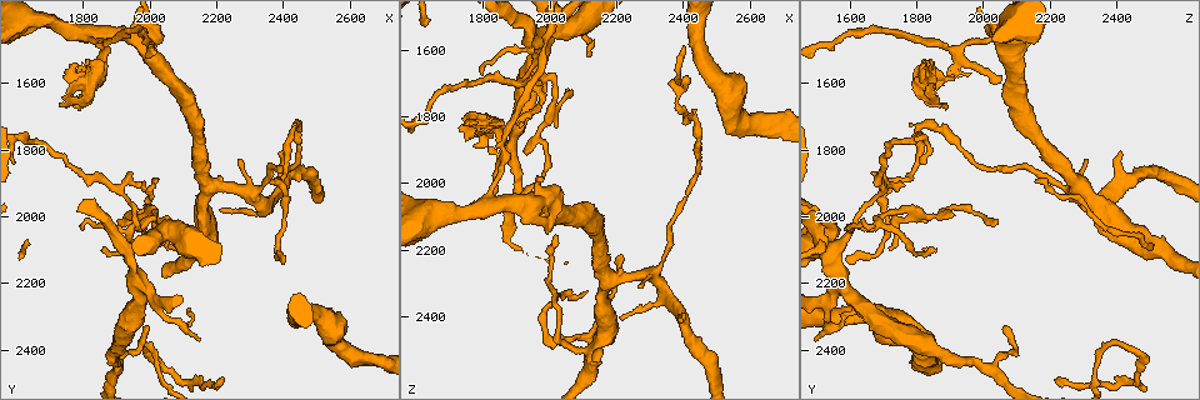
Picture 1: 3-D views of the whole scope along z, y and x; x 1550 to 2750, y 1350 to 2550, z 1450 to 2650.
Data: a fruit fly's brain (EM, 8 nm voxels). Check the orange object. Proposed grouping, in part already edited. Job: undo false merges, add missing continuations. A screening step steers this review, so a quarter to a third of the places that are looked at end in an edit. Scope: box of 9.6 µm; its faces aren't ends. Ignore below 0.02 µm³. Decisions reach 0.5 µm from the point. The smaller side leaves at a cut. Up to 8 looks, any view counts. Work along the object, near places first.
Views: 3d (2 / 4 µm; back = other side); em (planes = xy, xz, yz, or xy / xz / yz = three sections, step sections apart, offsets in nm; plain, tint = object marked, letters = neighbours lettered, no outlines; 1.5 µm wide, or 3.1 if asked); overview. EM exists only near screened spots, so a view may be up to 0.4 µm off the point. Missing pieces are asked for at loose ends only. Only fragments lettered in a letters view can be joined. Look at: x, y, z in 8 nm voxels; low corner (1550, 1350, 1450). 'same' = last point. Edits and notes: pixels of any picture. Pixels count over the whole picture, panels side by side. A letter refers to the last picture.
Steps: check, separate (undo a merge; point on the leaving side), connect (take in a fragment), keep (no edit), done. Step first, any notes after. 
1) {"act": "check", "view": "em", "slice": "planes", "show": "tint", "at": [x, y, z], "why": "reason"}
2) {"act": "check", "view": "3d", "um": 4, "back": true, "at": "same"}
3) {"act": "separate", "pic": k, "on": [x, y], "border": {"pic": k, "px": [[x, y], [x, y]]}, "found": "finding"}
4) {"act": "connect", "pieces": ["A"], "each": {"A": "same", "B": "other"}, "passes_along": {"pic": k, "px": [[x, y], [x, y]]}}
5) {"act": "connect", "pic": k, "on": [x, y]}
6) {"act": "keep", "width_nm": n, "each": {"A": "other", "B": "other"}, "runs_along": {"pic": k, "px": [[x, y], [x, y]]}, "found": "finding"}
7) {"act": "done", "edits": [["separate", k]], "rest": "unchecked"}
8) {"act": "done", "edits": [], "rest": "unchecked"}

{"act": "check", "view": "3d", "um": 2, "at": [2440, 1730, 1800], "why": "sharp bend"}

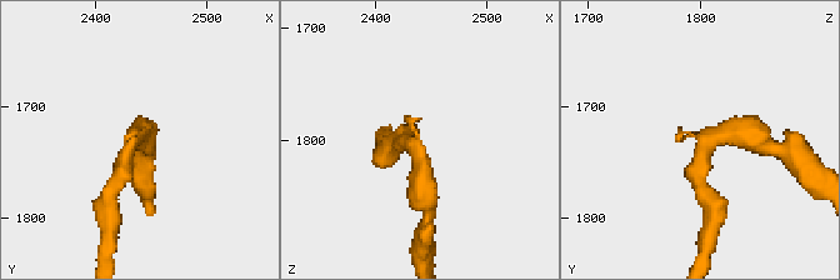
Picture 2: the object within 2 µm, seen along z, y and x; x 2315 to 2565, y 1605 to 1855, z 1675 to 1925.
{"act": "check", "view": "em", "slice": "xy", "step": 8, "show": "letters", "at": [2434, 1732, 1808]}

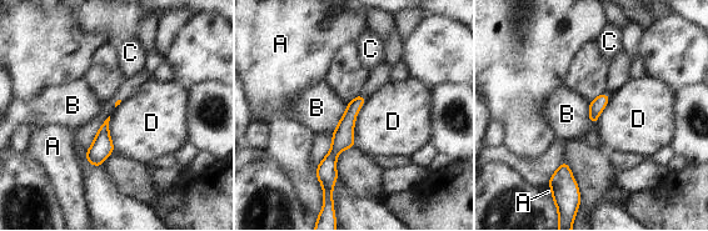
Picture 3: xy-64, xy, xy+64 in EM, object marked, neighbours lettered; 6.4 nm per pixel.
{"act": "check", "view": "em", "slice": "planes", "show": "letters", "at": "same", "why": "another direction"}

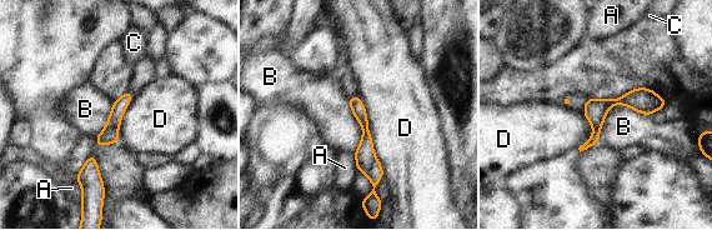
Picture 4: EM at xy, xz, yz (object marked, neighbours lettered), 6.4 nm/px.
{"act": "keep", "each": {"A": "other", "B": "other", "C": "other", "D": "other"}, "runs_along": {"pic": 4, "px": [[661, 101], [611, 101], [587, 144]]}, "found": "continuous, no second neuron"}

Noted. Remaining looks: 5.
{"act": "check", "view": "3d", "um": 4, "back": true, "at": [1980, 1920, 1770], "why": "thin end"}

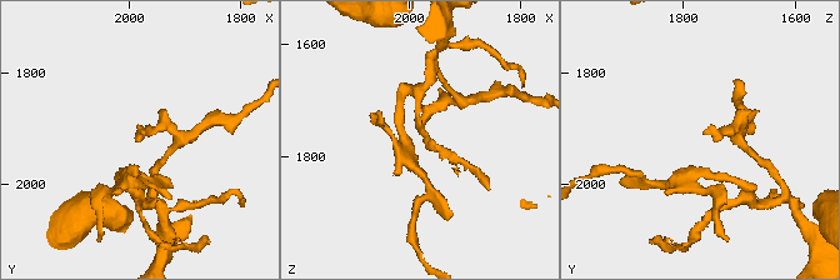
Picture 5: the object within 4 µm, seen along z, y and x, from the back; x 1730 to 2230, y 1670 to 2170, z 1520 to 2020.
{"act": "check", "view": "em", "slice": "planes", "show": "letters", "at": [1970, 1910, 1770]}

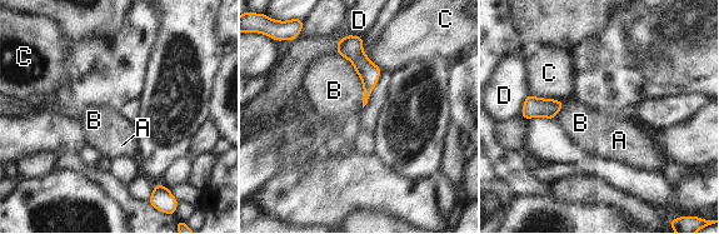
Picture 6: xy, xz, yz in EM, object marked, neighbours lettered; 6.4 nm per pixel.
{"act": "keep", "each": {"A": "other", "B": "other", "C": "other", "D": "other"}, "runs_along": {"pic": 6, "px": [[345, 40], [367, 70], [367, 93]]}, "found": "none of them fits"}

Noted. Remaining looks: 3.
{"act": "check", "view": "3d", "um": 2, "at": [2020, 1890, 2150], "why": "free end"}

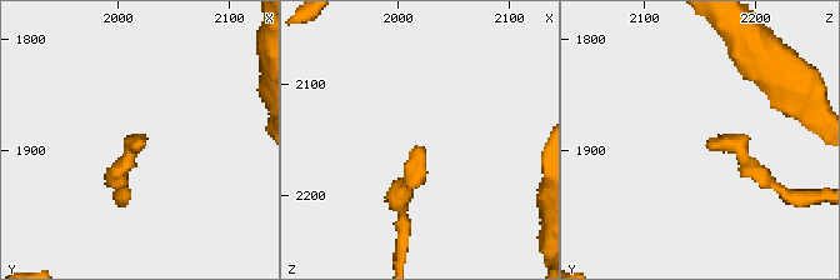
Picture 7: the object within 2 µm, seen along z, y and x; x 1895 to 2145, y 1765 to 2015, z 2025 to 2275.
{"act": "check", "view": "em", "slice": "yz", "step": 4, "show": "plain", "at": [2022, 1890, 2156], "why": "shape alone is not enough"}

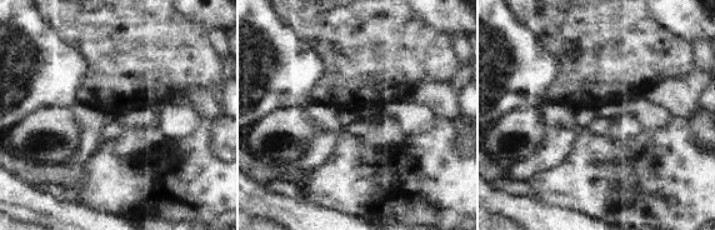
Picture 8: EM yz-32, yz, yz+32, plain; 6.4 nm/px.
{"act": "check", "view": "em", "slice": "yz", "step": 4, "show": "letters", "at": "same"}

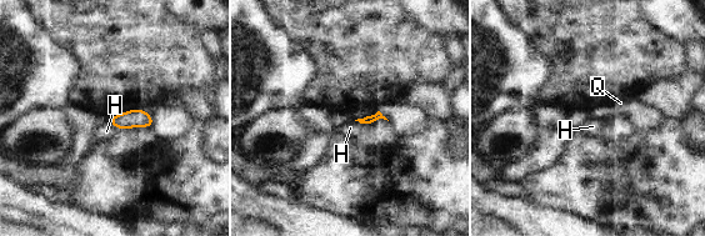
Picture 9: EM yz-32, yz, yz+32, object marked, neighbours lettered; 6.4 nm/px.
{"act": "keep", "each": {"H": "other", "Q": "other"}, "border": {"pic": 9, "px": [[109, 120], [113, 125], [121, 129]]}, "found": "no lettered fragment goes on from it"}

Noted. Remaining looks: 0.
{"act": "done", "edits": [], "rest": "unchecked"}

